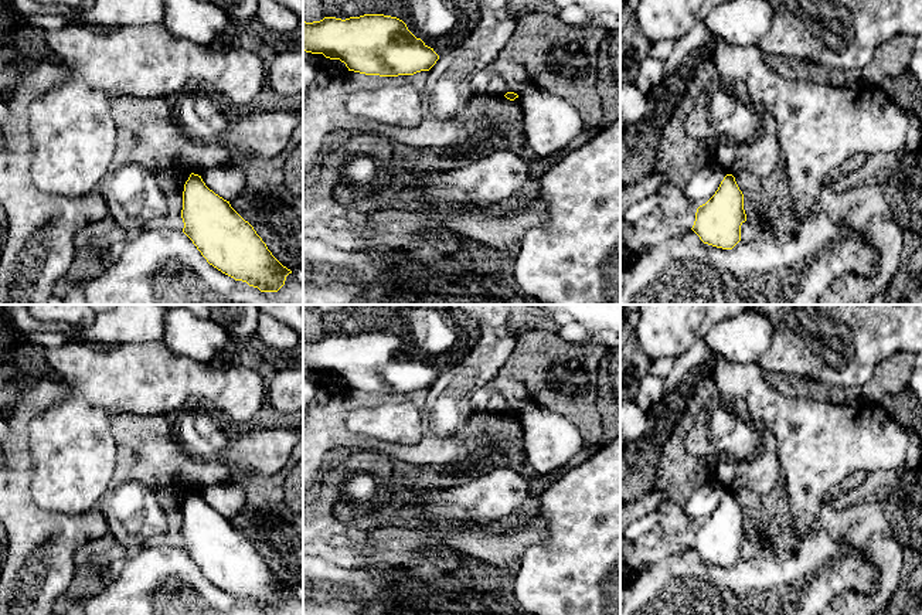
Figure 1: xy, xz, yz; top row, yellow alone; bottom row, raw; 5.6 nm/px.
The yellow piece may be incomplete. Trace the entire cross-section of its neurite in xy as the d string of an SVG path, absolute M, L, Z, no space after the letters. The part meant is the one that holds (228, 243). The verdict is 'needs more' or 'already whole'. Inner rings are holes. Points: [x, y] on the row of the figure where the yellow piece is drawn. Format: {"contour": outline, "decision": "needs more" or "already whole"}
{"contour": "M191 173L184 184L183 232L210 265L261 292L278 292L292 273L268 249L254 227Z", "decision": "already whole"}

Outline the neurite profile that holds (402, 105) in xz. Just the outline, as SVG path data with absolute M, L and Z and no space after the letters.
M409 84L357 91L348 96L347 111L388 126L416 126L426 112L422 92Z

